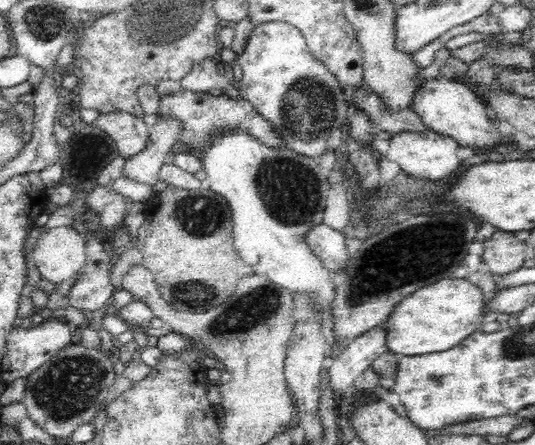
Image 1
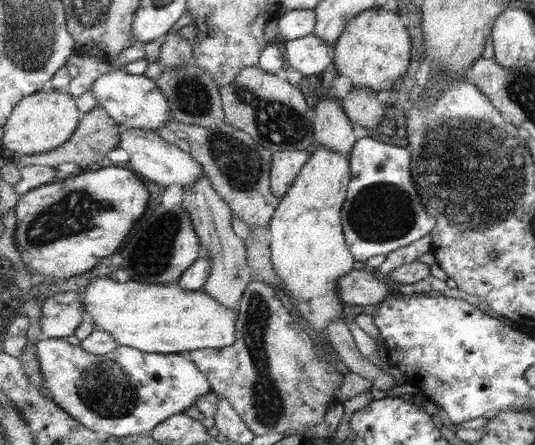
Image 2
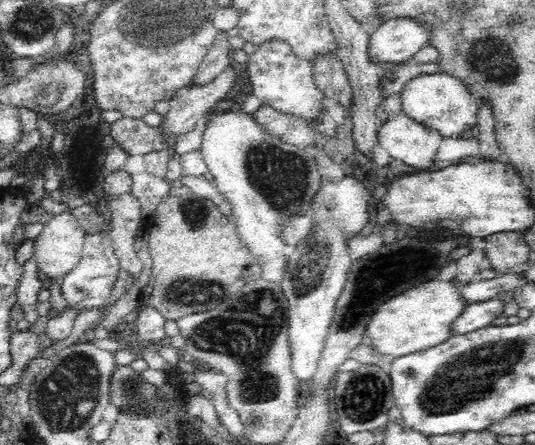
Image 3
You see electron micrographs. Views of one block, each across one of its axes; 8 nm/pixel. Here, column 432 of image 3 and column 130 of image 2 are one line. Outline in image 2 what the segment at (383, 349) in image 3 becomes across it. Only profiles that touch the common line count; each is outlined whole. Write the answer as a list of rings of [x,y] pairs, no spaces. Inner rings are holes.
[[[100,276],[93,278],[81,293],[85,316],[83,321],[95,322],[96,330],[109,332],[119,346],[129,346],[141,351],[159,354],[188,354],[202,349],[227,349],[235,345],[238,338],[238,310],[223,306],[219,299],[205,294],[203,290],[187,290],[181,283],[144,283],[134,280],[118,282],[117,279]]]

